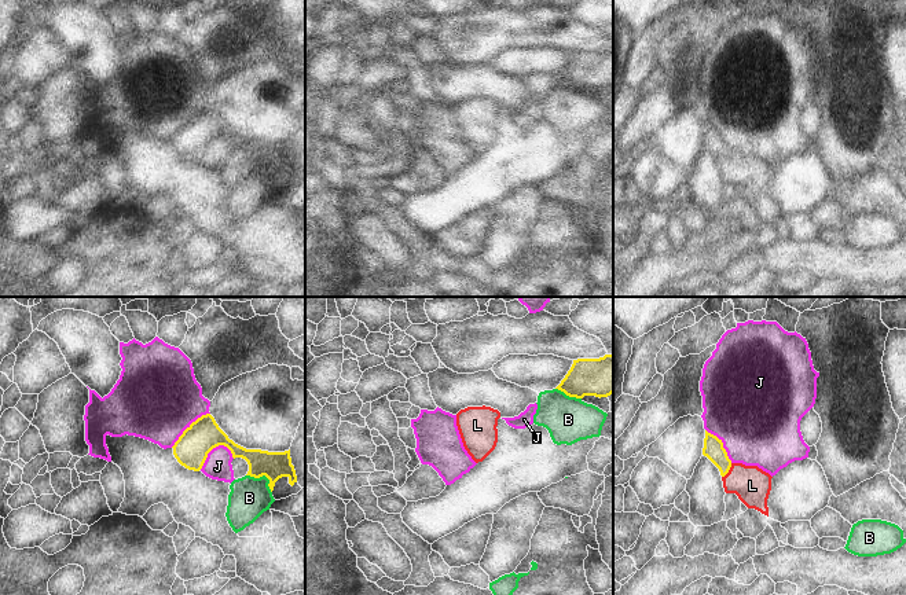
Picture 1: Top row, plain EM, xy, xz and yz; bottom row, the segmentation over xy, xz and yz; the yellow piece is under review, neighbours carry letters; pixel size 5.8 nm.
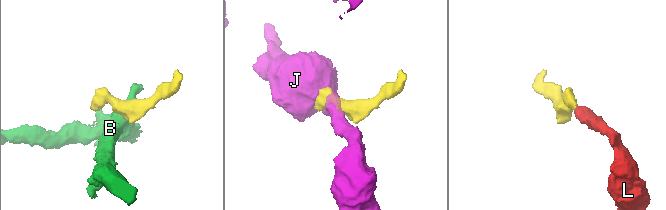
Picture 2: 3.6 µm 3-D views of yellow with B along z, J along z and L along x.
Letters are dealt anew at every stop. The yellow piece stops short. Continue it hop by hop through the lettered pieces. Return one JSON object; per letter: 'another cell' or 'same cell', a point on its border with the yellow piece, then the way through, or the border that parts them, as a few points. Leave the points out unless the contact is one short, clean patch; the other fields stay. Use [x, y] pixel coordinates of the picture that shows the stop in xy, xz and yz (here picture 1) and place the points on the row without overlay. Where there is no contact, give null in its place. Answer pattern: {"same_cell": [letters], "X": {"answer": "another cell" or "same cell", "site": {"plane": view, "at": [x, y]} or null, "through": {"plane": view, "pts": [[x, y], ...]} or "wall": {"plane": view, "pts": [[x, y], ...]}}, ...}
{"same_cell": ["L"], "B": {"answer": "another cell", "site": {"plane": "xy", "at": [264, 166]}, "wall": {"plane": "xy", "pts": [[246, 166], [255, 169], [264, 168], [268, 172], [271, 184]]}}, "J": {"answer": "another cell", "site": {"plane": "xy", "at": [212, 140]}}, "L": {"answer": "same cell", "site": {"plane": "yz", "at": [729, 161]}, "through": {"plane": "yz", "pts": [[714, 142], [729, 161], [738, 171], [752, 177]]}}}

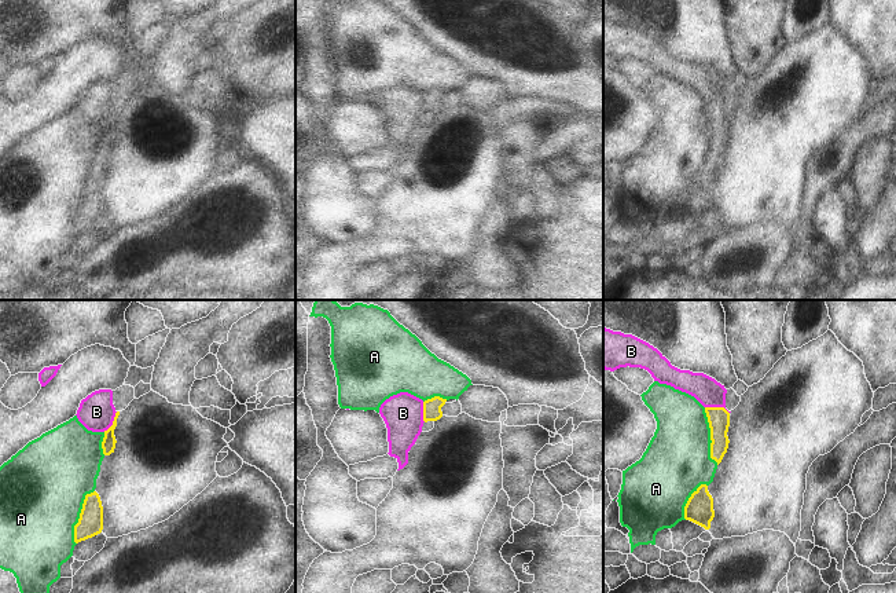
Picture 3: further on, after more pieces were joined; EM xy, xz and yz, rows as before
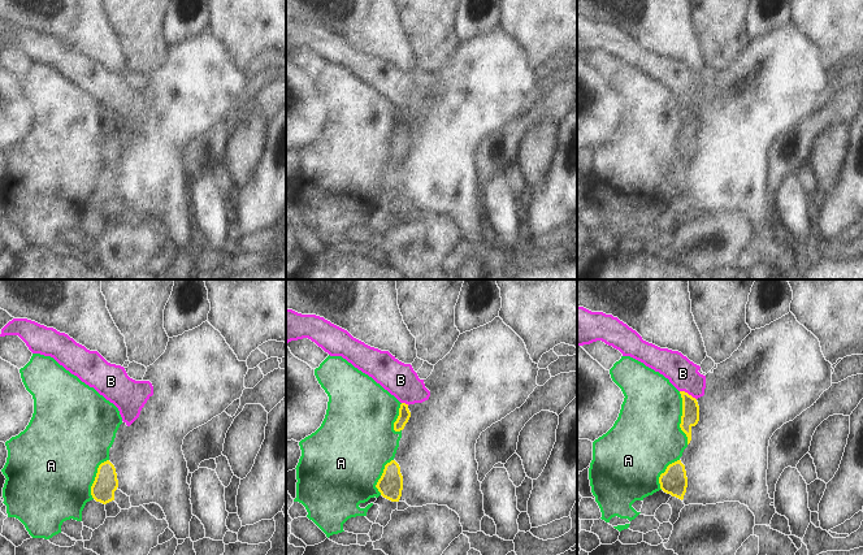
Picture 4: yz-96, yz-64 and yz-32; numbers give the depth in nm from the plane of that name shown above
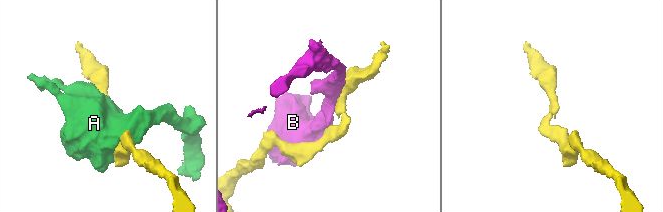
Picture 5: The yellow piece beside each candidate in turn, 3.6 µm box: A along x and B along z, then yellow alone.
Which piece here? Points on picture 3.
{"same_cell": ["B"], "A": {"answer": "another cell", "site": {"plane": "yz", "at": [711, 128]}}, "B": {"answer": "same cell", "site": {"plane": "yz", "at": [718, 99]}}}

